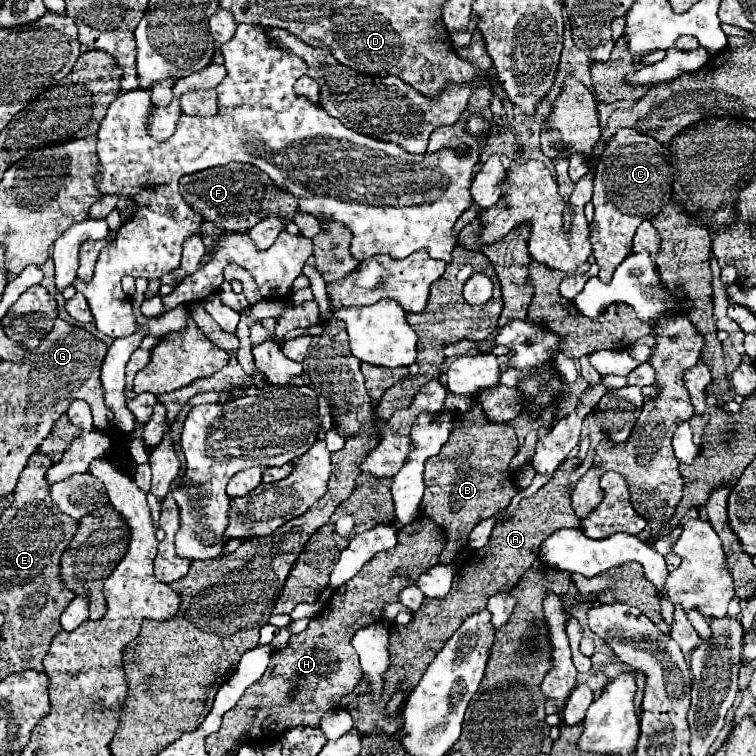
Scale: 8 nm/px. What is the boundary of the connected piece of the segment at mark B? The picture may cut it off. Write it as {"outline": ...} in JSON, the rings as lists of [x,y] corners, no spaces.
{"outline":[[[473,398],[473,410],[465,416],[455,416],[451,438],[441,452],[425,462],[425,494],[421,512],[441,528],[445,538],[439,564],[451,564],[467,546],[471,530],[499,510],[505,510],[517,494],[509,474],[509,462],[517,454],[515,430],[505,424],[493,424],[485,418],[481,404]]]}

